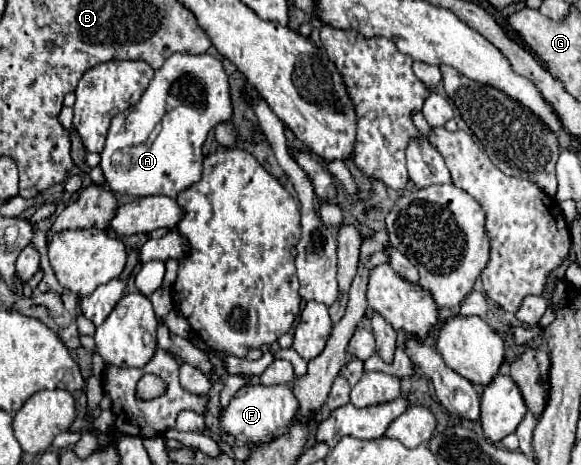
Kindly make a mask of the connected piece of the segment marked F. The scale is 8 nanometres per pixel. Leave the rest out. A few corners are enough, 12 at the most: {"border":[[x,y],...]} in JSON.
{"border":[[246,385],[220,425],[242,443],[268,443],[294,421],[290,385]]}

